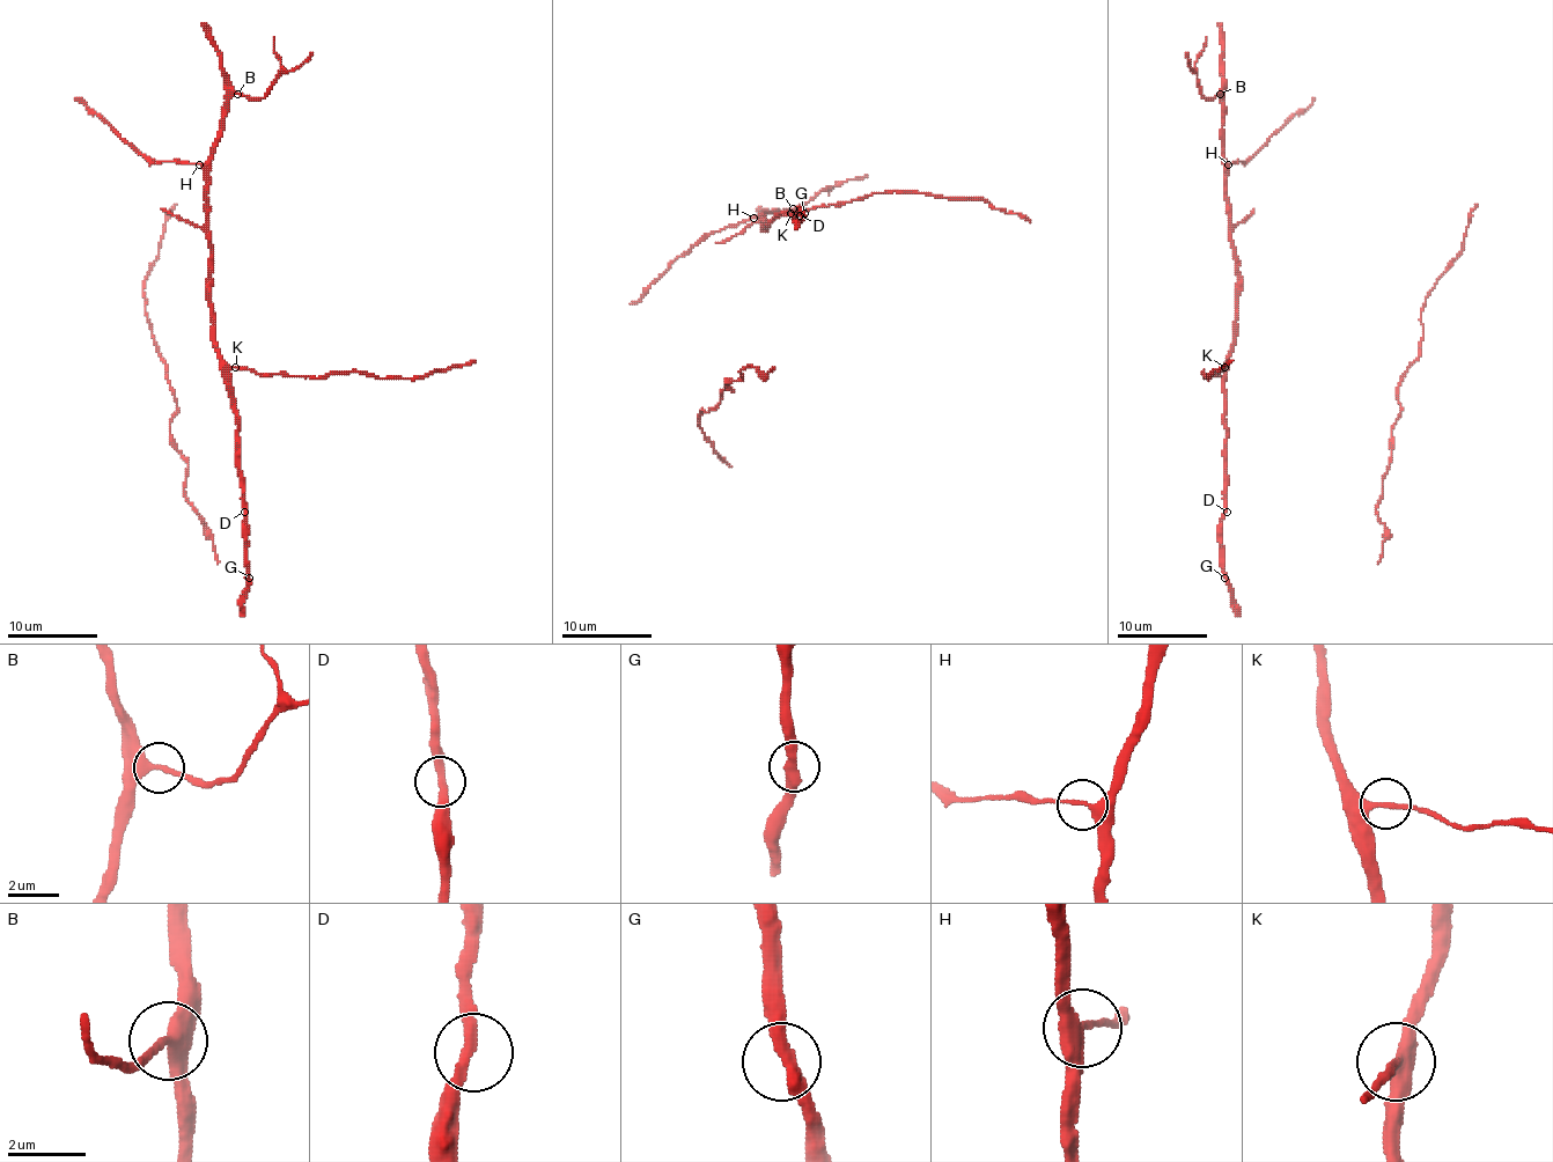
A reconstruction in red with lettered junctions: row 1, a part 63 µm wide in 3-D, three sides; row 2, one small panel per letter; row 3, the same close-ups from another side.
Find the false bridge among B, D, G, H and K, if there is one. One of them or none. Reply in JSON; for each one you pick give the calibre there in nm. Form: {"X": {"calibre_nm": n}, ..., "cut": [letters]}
{"cut": []}

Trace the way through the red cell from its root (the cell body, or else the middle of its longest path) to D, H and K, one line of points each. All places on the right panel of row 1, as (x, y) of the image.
D: (1227, 578), (1222, 543), (1222, 516), (1227, 512)
H: (1227, 578), (1222, 543), (1224, 365), (1235, 340), (1237, 301), (1237, 256), (1227, 196), (1229, 163)
K: (1227, 578), (1222, 543), (1227, 440), (1224, 367)

